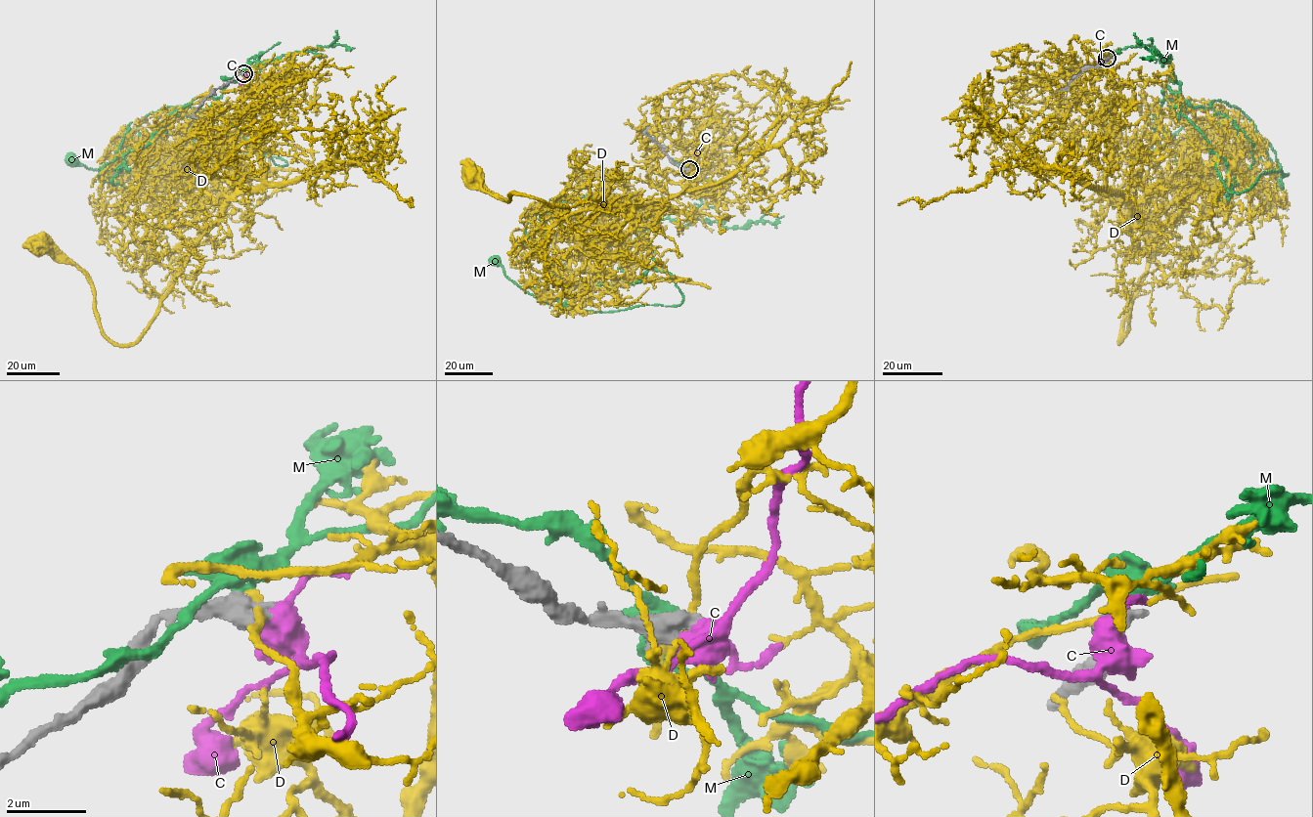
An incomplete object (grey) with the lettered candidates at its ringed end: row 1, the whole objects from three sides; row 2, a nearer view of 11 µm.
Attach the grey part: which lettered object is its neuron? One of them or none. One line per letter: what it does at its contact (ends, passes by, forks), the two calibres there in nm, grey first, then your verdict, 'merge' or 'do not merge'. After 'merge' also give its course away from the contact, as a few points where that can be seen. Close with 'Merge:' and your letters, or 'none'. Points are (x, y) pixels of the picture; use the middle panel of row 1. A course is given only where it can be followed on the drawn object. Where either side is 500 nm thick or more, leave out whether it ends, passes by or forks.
C: calibres 500 and 500 nm; do not merge
D: calibres 600 and 160 nm; do not merge
M: calibres 650 and 480 nm; do not merge
Merge: none

